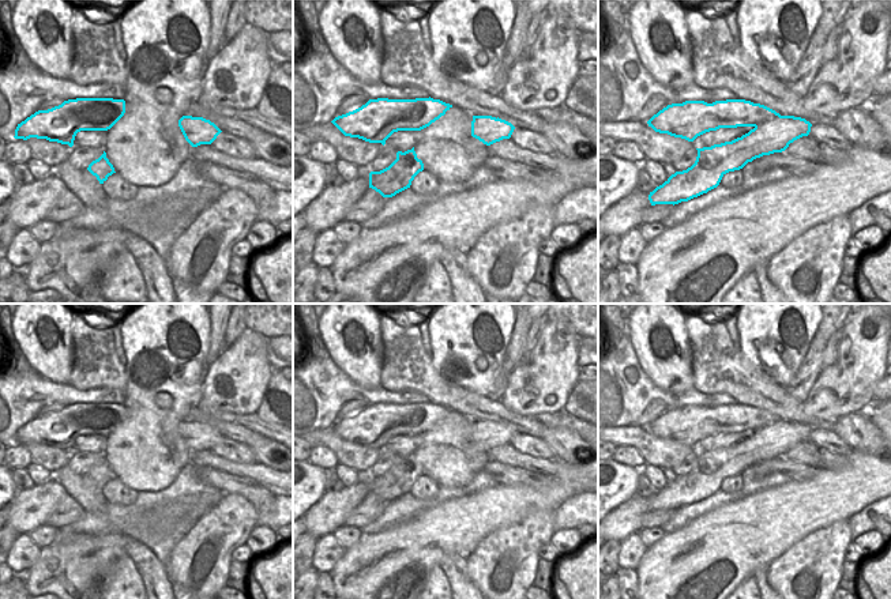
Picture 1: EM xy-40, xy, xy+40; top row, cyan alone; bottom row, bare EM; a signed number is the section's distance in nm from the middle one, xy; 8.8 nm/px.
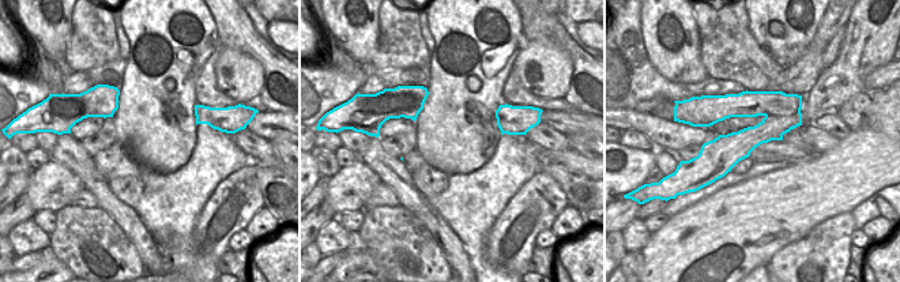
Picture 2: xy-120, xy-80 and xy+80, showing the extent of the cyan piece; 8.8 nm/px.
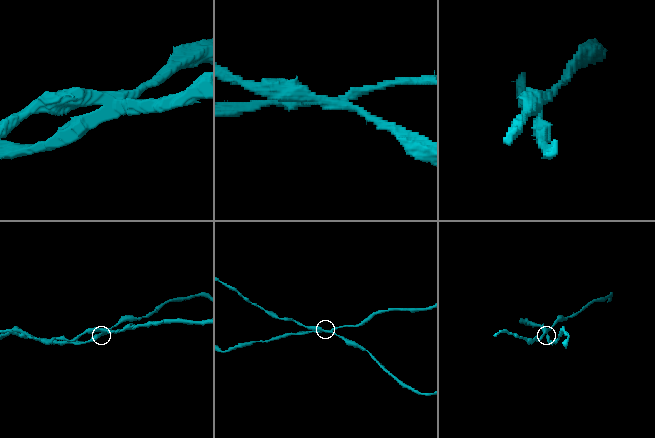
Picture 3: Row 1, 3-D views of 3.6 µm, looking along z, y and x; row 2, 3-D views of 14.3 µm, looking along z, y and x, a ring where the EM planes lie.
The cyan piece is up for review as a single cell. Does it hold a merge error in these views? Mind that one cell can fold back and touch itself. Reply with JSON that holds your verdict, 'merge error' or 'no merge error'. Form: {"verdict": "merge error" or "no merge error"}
{"verdict": "merge error"}

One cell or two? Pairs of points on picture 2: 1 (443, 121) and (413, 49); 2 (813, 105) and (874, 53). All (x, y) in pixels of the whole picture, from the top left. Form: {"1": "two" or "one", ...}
{"1": "two", "2": "one"}

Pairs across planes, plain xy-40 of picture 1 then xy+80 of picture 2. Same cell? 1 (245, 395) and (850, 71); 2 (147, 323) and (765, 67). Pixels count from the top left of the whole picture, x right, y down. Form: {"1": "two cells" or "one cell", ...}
{"1": "one cell", "2": "two cells"}

